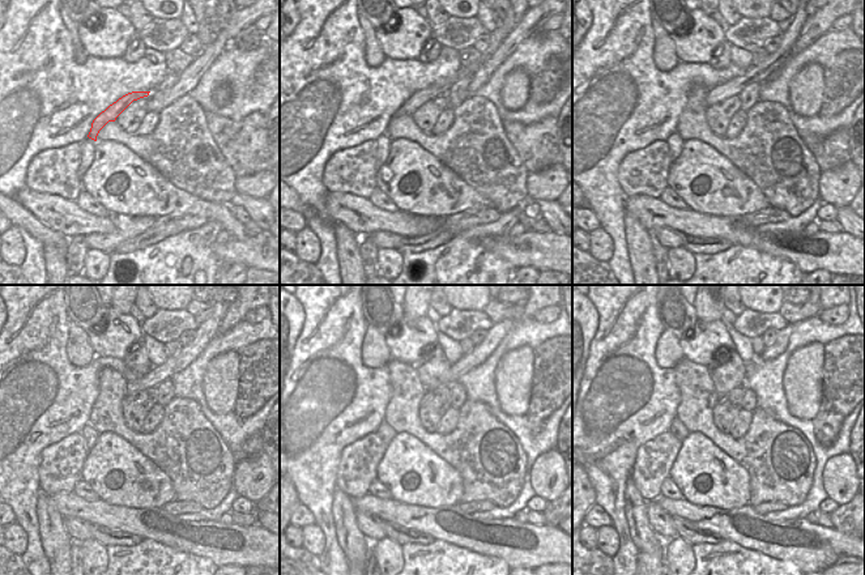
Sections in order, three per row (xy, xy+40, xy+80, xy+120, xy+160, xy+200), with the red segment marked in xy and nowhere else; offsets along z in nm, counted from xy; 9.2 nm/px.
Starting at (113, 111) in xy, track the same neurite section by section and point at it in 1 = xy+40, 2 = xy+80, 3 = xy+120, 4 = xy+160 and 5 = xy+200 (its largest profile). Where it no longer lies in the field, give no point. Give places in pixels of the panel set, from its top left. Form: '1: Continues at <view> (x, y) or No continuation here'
1: Continues at xy+40 (505, 26)
2: Continues at xy+80 (762, 72)
3: Continues at xy+120 (207, 329)
4: Continues at xy+160 (478, 354)
5: Continues at xy+200 (779, 345).

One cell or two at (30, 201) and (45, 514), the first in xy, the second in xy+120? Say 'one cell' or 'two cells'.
two cells

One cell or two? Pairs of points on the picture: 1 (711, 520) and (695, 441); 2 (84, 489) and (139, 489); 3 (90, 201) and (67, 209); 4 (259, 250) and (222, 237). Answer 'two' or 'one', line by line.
1: two
2: two
3: two
4: two

